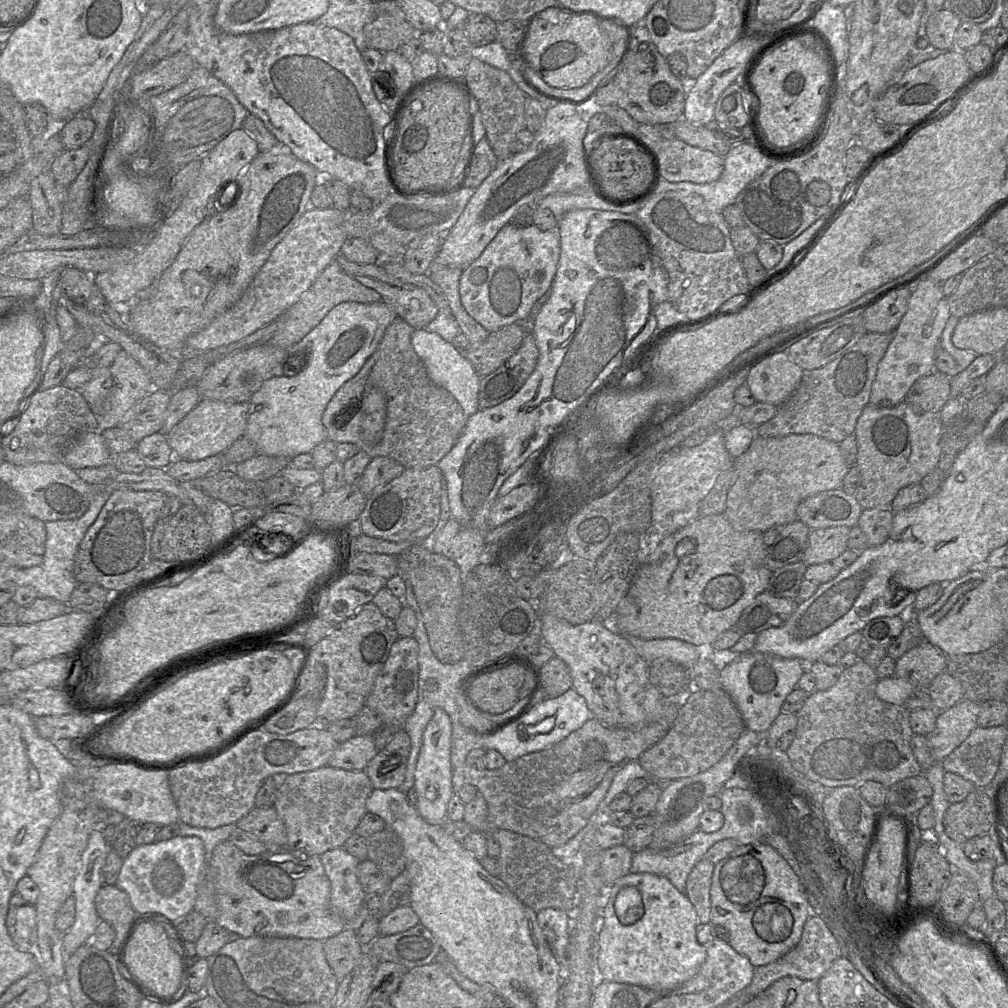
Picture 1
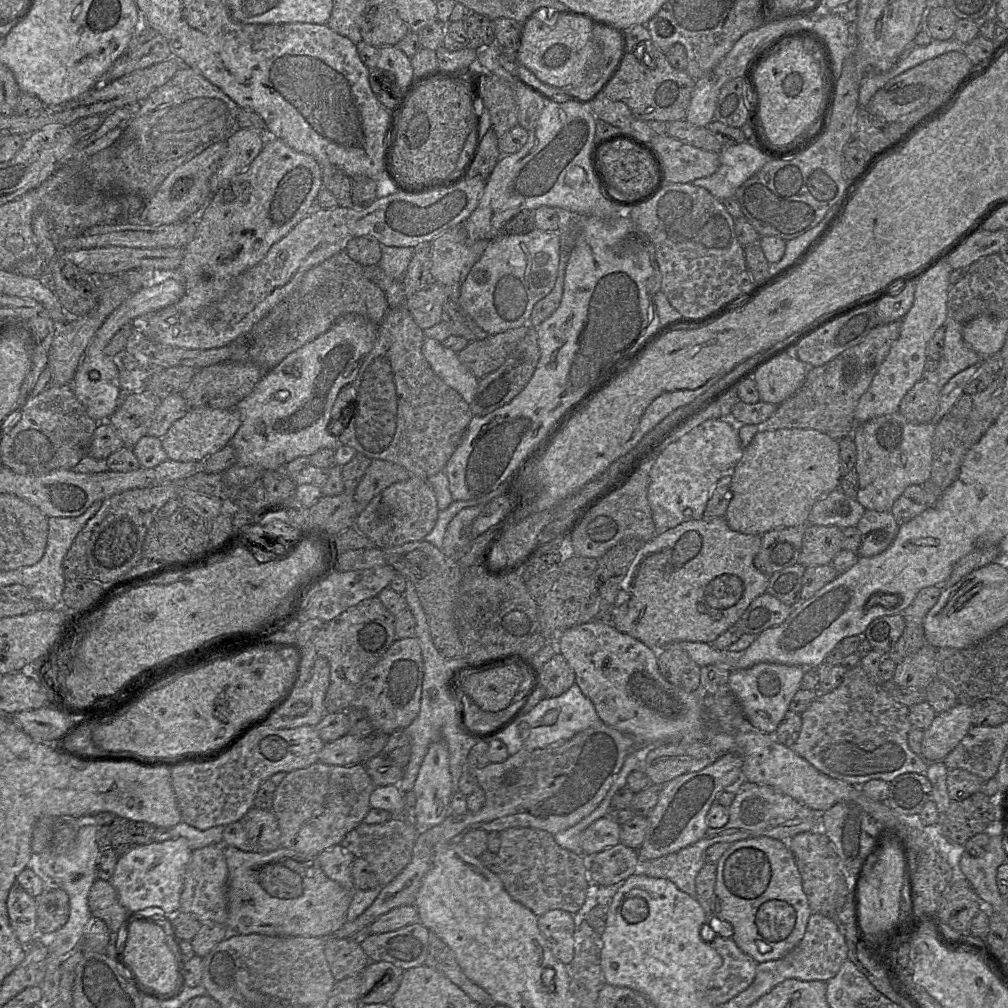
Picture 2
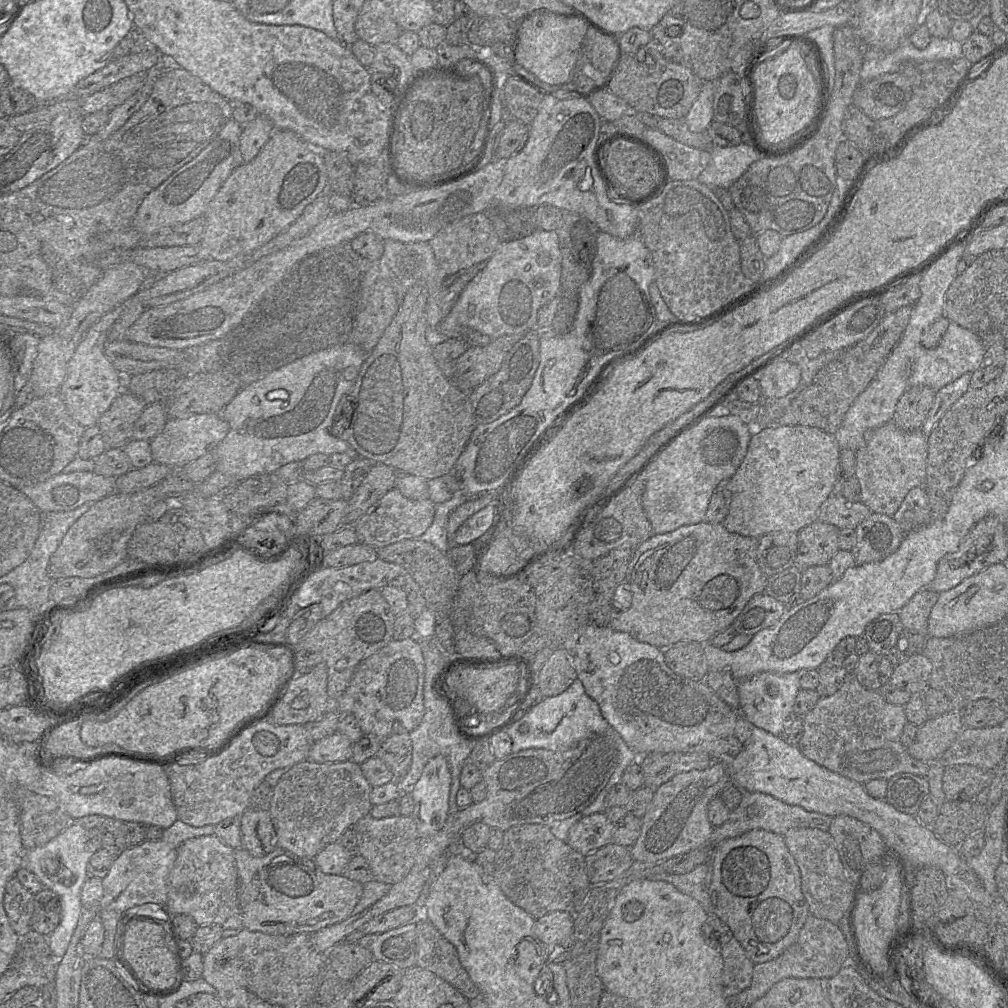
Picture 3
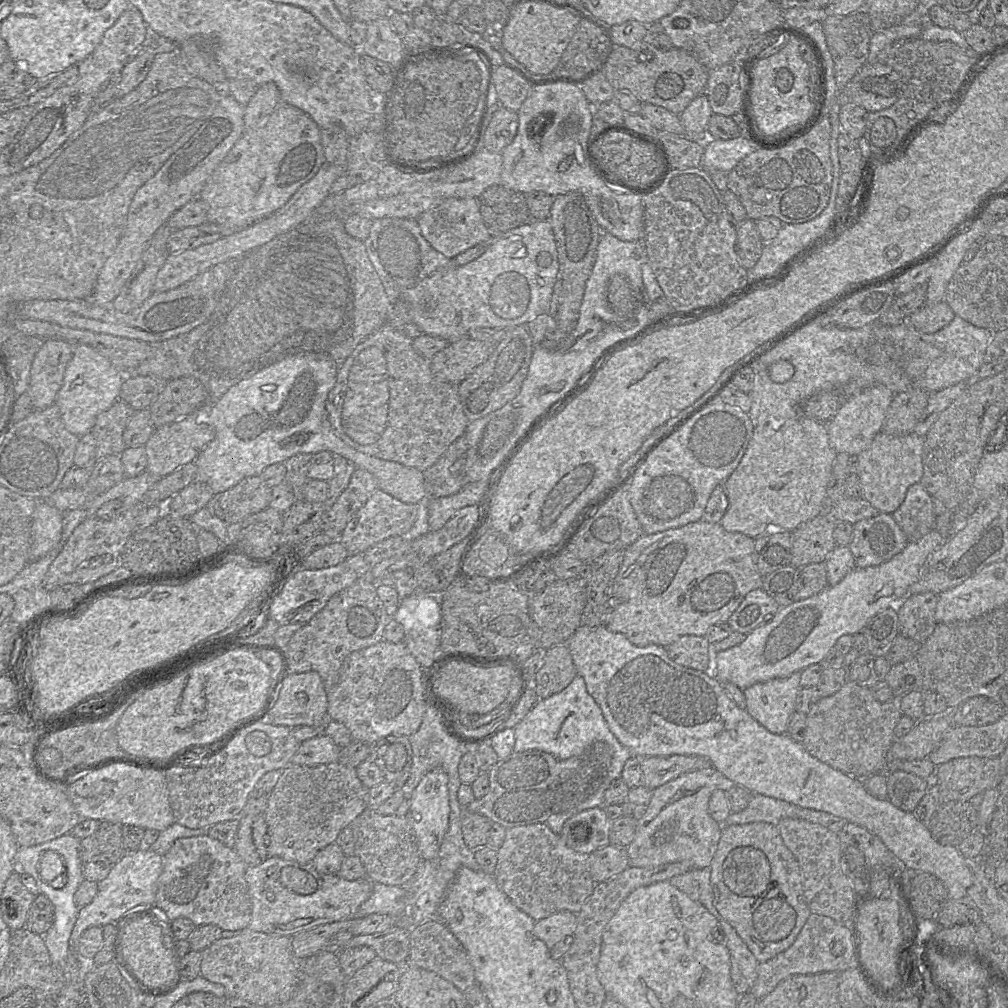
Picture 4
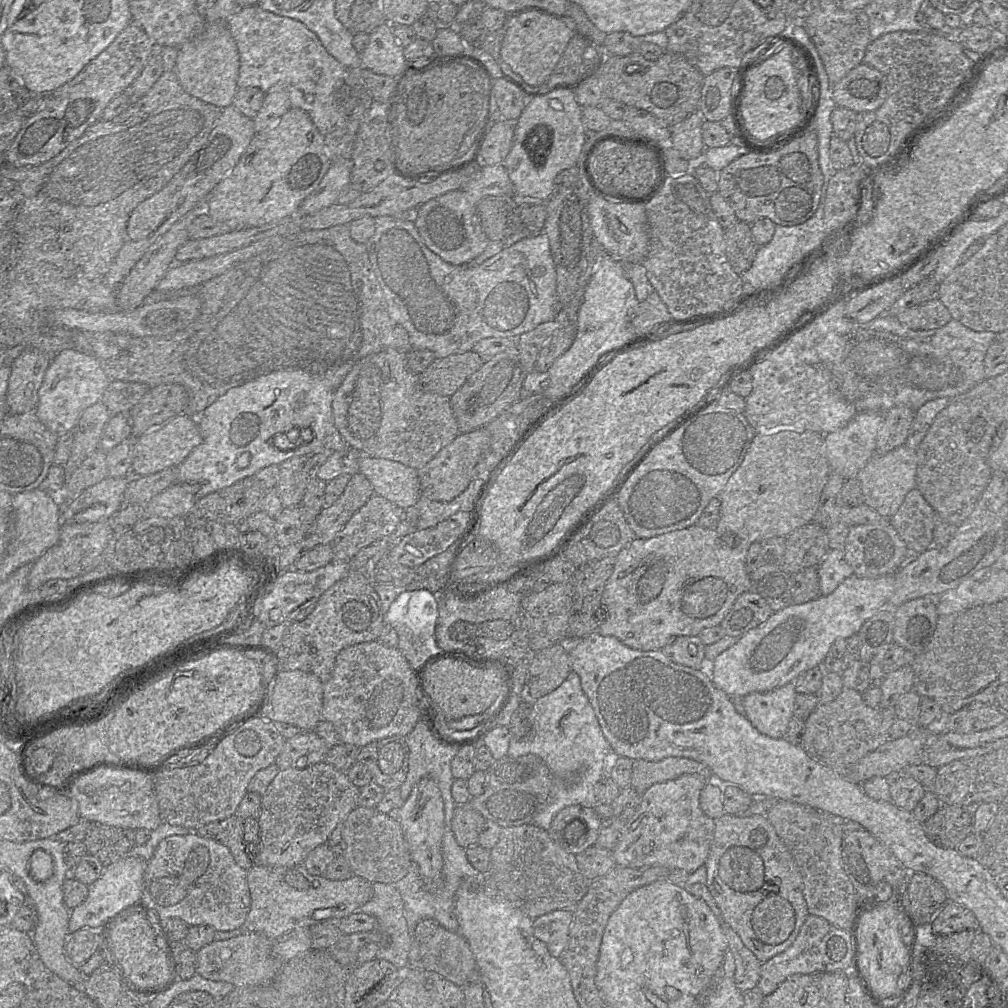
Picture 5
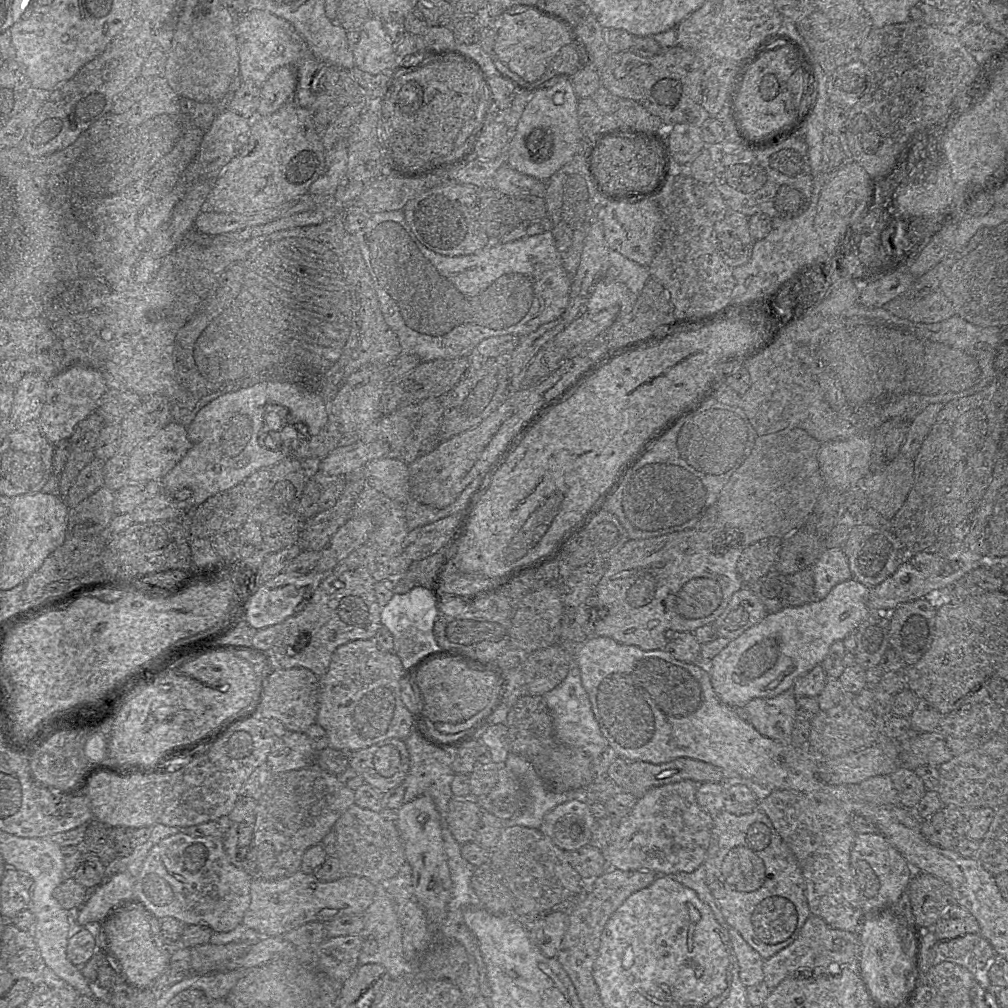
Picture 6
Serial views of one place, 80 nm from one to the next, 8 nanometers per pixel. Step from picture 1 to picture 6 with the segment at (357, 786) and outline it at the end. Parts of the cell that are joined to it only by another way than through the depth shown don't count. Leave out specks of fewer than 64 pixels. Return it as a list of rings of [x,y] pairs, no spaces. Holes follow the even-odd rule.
[[[317,765],[310,766],[304,769],[299,770],[290,770],[287,772],[282,772],[279,774],[273,774],[273,779],[271,784],[269,785],[266,792],[261,796],[261,798],[257,801],[256,808],[256,819],[254,822],[254,830],[253,830],[253,838],[250,844],[250,848],[247,854],[247,873],[251,877],[251,879],[263,879],[263,880],[277,880],[287,876],[290,876],[300,870],[300,866],[302,863],[302,858],[304,853],[310,847],[321,844],[323,838],[333,829],[336,821],[340,818],[340,816],[354,804],[354,792],[344,784],[342,784],[336,777],[331,773],[323,771]]]

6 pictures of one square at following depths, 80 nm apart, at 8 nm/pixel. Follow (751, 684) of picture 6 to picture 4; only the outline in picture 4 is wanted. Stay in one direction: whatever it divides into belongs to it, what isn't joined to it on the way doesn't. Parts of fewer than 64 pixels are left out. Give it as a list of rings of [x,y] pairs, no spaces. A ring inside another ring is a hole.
[[[932,529],[919,540],[908,542],[905,548],[890,560],[877,566],[854,567],[834,586],[827,586],[816,595],[801,599],[786,607],[780,607],[772,619],[748,633],[743,642],[717,652],[715,678],[719,682],[733,683],[744,690],[753,684],[788,677],[811,665],[821,664],[840,637],[860,633],[876,614],[888,608],[896,608],[908,595],[911,585],[920,579],[928,556],[942,546],[946,540],[946,537]]]

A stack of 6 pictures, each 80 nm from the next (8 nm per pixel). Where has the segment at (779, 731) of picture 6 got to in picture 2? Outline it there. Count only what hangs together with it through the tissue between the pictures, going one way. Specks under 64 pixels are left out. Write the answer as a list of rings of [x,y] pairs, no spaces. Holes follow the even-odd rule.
[[[758,663],[750,668],[730,671],[729,687],[742,707],[751,728],[762,733],[774,734],[789,710],[789,704],[801,688],[806,669],[798,665]]]

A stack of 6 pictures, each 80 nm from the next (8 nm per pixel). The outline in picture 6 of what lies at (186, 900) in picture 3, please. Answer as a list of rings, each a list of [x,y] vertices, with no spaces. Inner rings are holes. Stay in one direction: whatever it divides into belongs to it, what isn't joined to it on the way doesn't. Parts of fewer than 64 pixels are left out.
[[[177,833],[162,839],[151,848],[135,876],[133,896],[158,920],[173,917],[186,925],[208,925],[214,932],[229,932],[242,923],[249,908],[251,881],[246,871],[230,861],[221,838]]]

